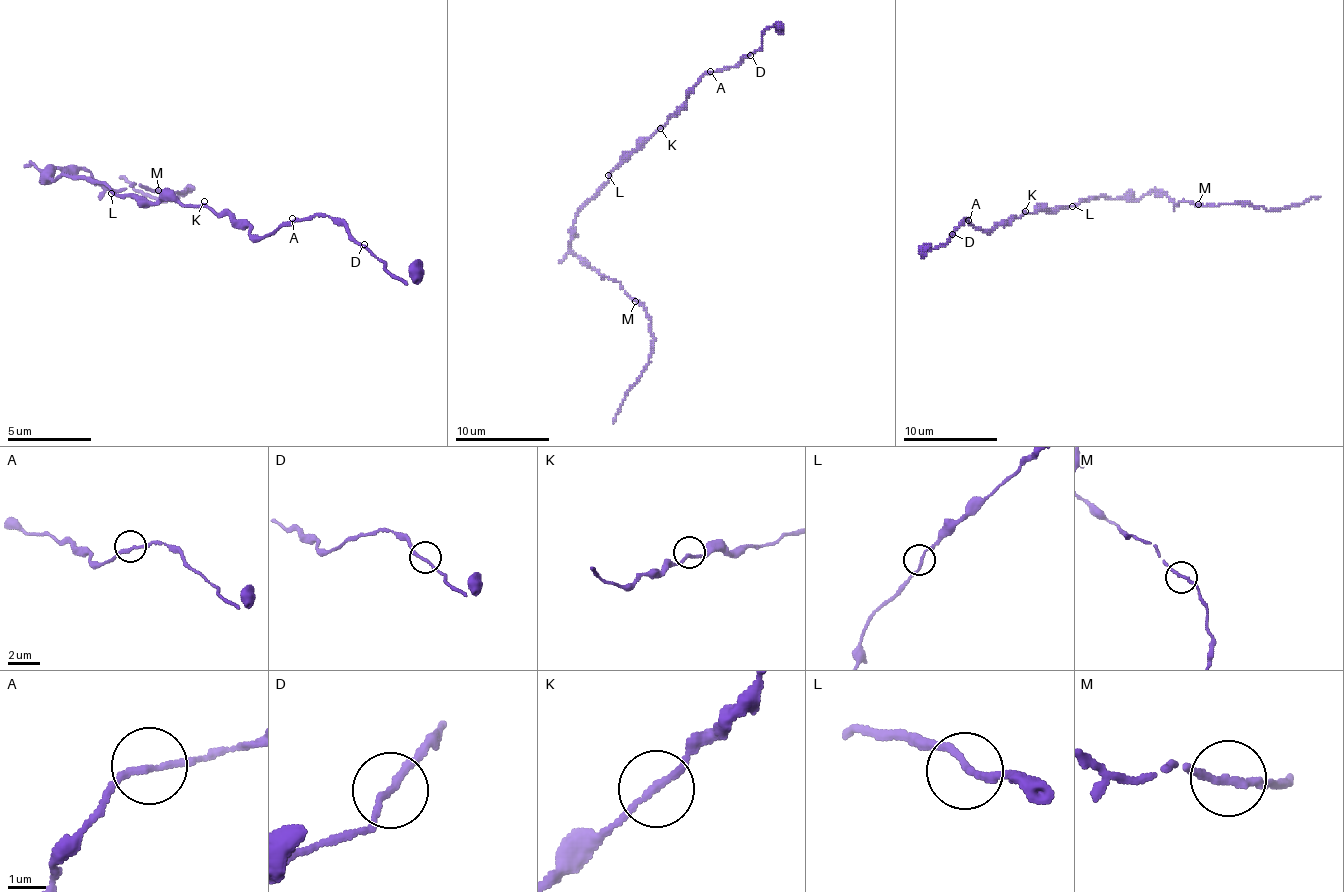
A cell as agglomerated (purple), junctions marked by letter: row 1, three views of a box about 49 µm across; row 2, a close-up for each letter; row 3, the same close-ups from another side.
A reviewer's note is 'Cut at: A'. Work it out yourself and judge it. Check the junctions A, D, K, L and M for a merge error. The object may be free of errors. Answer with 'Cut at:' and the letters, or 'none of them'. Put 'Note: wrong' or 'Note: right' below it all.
Cut at: none of them
Note: wrong

